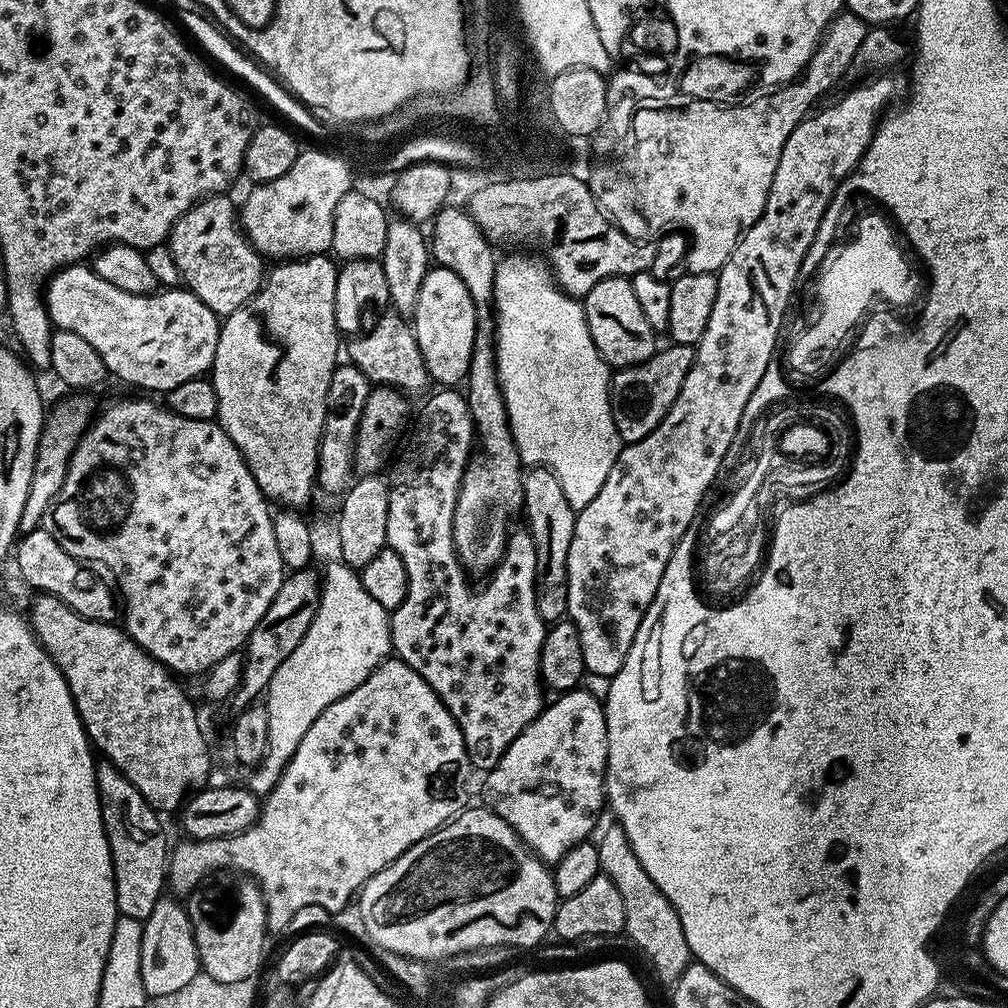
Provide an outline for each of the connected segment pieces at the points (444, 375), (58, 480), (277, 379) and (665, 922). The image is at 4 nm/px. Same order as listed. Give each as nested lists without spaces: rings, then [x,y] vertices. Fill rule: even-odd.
[[[429,267],[426,278],[422,278],[422,288],[418,290],[418,302],[410,313],[410,325],[417,338],[429,381],[437,380],[440,386],[456,386],[459,380],[461,383],[470,370],[474,352],[476,311],[470,292],[454,270]]]
[[[68,394],[65,400],[60,400],[56,405],[47,409],[44,417],[44,428],[40,432],[40,441],[36,447],[36,457],[34,458],[34,470],[30,478],[30,490],[26,494],[26,506],[22,506],[22,518],[20,519],[20,532],[33,532],[35,528],[41,527],[44,522],[44,515],[50,506],[50,502],[54,502],[54,498],[58,498],[58,490],[62,490],[62,482],[66,482],[66,470],[68,469],[68,459],[74,454],[74,450],[78,446],[78,442],[82,439],[85,432],[88,431],[89,424],[94,419],[94,408],[92,412],[92,404],[87,400],[84,394]]]
[[[327,255],[305,256],[303,258],[288,258],[276,269],[269,271],[265,275],[260,291],[248,301],[244,307],[237,312],[232,312],[229,316],[223,317],[218,334],[218,350],[214,350],[214,362],[210,369],[210,379],[214,386],[214,394],[218,394],[218,410],[216,420],[224,433],[226,433],[238,446],[242,458],[248,463],[248,468],[254,474],[262,494],[272,502],[277,500],[280,506],[285,509],[303,509],[303,504],[313,499],[316,487],[316,467],[318,466],[318,450],[320,449],[320,439],[322,438],[322,426],[326,418],[326,390],[330,390],[330,374],[335,370],[338,357],[342,352],[342,334],[336,328],[334,318],[334,286],[336,285],[337,265]]]
[[[619,826],[611,827],[601,834],[596,849],[601,873],[608,876],[610,882],[618,886],[618,894],[622,894],[622,906],[626,910],[626,936],[648,955],[649,962],[656,967],[656,972],[662,979],[675,982],[693,959],[686,934],[682,934],[682,922],[678,922],[678,914],[674,906],[670,906],[662,890],[658,890],[654,882],[650,882],[650,874],[642,870],[642,862],[638,862],[638,856],[634,854],[624,831]]]

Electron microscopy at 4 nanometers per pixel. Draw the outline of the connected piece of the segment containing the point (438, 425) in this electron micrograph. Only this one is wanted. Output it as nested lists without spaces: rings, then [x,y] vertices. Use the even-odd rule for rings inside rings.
[[[456,390],[436,391],[440,392],[434,393],[421,406],[420,413],[417,416],[415,413],[414,419],[411,421],[410,427],[407,429],[406,435],[403,437],[402,443],[399,445],[398,451],[395,453],[394,459],[386,472],[388,501],[390,502],[390,510],[386,518],[387,547],[394,549],[398,554],[398,558],[402,558],[403,564],[406,565],[406,578],[408,579],[406,598],[402,602],[402,606],[398,606],[390,613],[392,652],[399,659],[404,660],[406,666],[410,666],[418,674],[422,674],[422,678],[426,678],[426,682],[432,687],[434,694],[438,694],[438,698],[442,698],[446,710],[450,710],[450,714],[458,722],[458,726],[462,730],[464,741],[466,742],[466,750],[468,751],[468,757],[473,769],[480,770],[481,768],[481,770],[487,770],[497,764],[502,758],[504,751],[510,746],[510,742],[514,742],[514,738],[518,738],[518,734],[522,734],[524,727],[530,722],[534,722],[534,718],[539,716],[546,707],[546,699],[544,700],[545,689],[542,687],[540,678],[540,651],[544,641],[546,622],[536,609],[536,551],[534,550],[532,533],[527,530],[521,530],[521,532],[513,531],[509,535],[508,544],[504,548],[504,557],[500,559],[494,571],[487,577],[487,580],[489,580],[485,588],[480,588],[475,592],[468,585],[469,577],[466,575],[464,567],[460,565],[459,558],[456,557],[456,547],[452,537],[452,514],[456,505],[458,490],[460,489],[460,479],[464,476],[464,467],[468,464],[474,452],[474,425],[472,415],[468,410],[467,399],[461,393],[459,396]]]

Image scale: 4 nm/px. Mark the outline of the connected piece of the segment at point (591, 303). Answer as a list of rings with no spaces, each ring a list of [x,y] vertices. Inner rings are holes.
[[[629,277],[602,278],[598,286],[594,286],[583,296],[582,303],[586,326],[590,326],[590,338],[594,338],[594,346],[600,357],[608,363],[609,369],[619,370],[644,364],[658,351],[658,333],[652,329],[650,322],[646,322]]]

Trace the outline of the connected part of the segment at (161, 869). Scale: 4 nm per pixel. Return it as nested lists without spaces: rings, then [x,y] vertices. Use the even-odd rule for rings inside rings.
[[[101,761],[97,765],[96,785],[114,866],[117,911],[143,922],[150,916],[166,888],[170,844],[166,842],[161,822],[163,819],[134,788],[134,784],[108,761]]]

